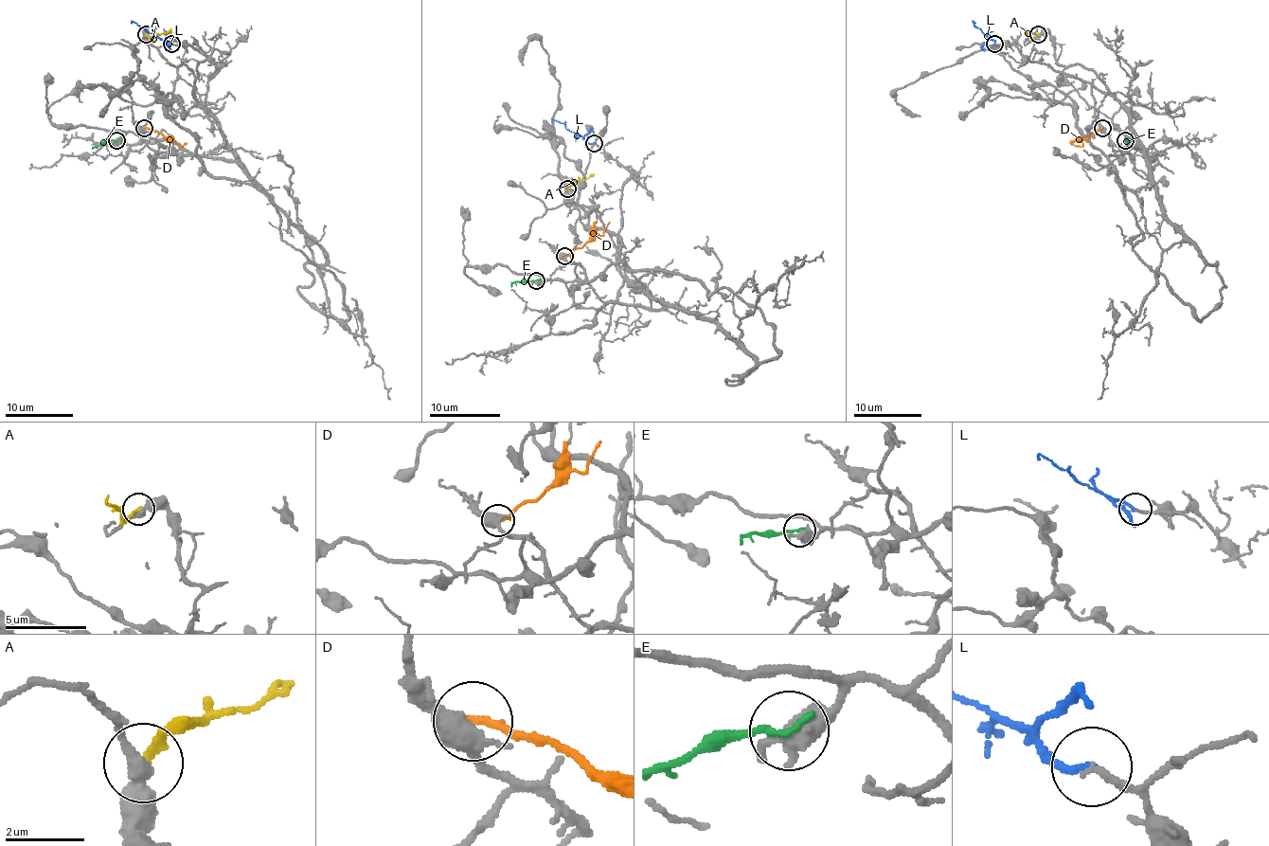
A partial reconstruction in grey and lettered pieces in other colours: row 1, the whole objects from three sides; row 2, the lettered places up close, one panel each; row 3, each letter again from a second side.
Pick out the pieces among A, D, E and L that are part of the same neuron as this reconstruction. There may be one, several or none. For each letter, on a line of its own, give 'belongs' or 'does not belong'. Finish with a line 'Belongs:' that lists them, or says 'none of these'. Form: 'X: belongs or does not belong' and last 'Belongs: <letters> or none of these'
A: does not belong
D: does not belong
E: does not belong
L: belongs
Belongs: L

